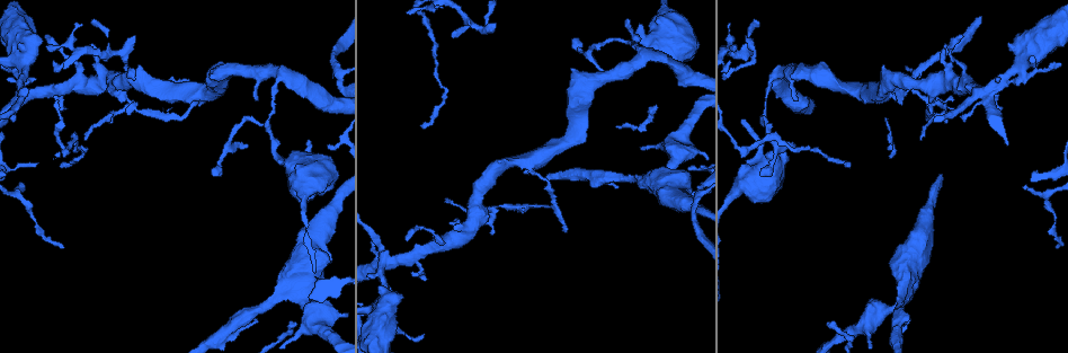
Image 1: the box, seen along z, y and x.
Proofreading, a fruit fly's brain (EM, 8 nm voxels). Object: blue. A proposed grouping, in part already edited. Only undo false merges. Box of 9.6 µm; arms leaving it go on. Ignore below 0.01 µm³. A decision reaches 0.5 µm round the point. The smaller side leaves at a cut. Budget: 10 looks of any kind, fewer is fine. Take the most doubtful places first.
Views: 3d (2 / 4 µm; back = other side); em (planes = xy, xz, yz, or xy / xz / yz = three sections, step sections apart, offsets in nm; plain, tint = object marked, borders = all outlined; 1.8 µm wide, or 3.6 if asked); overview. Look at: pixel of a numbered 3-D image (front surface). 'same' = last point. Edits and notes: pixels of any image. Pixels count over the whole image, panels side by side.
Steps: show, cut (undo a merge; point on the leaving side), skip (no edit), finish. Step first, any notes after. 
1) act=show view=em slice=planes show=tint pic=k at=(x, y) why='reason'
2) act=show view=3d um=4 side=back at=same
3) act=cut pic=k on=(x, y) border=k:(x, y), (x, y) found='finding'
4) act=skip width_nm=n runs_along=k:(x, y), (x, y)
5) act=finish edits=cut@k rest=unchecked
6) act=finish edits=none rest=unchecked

act=show view=em slice=planes show=tint pic=1 at=(21, 92) why='four-way junction'

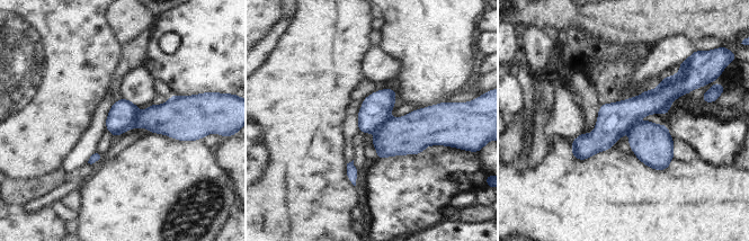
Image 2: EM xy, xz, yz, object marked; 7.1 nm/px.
act=cut pic=2 on=(410, 134) border=2:(390, 118), (375, 132) found='two cells meet here'

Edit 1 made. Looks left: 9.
act=show view=overview why='see it whole again'

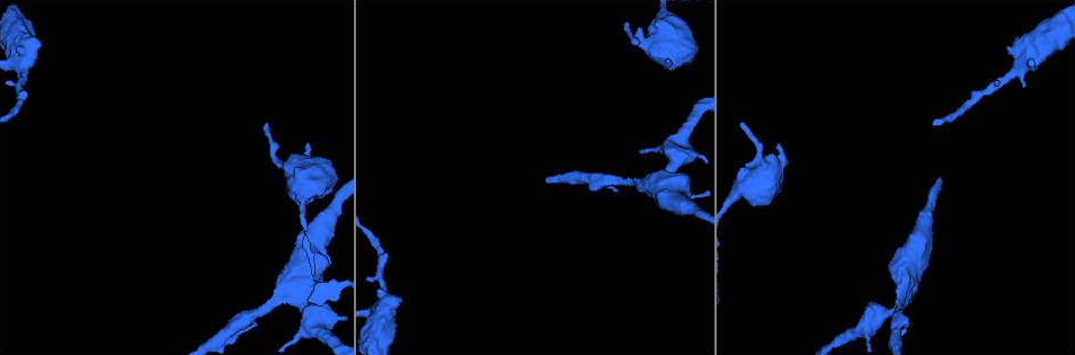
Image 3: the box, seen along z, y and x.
act=show view=3d um=4 pic=3 at=(302, 290) why='sharp bend'

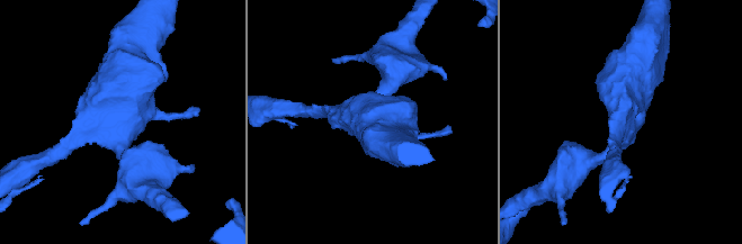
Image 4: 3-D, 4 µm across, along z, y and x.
act=show view=em um=3.6 slice=planes show=plain pic=4 at=(120, 125)

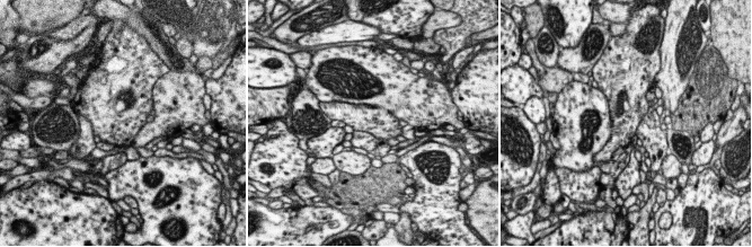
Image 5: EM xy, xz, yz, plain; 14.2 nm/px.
act=show view=em um=3.6 slice=planes show=tint at=same

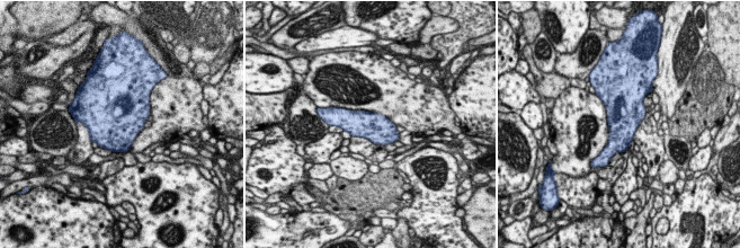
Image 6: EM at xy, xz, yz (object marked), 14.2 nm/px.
act=skip width_nm=400 found='all the same cell'

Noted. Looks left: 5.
act=finish edits=cut@2 rest=unchecked

